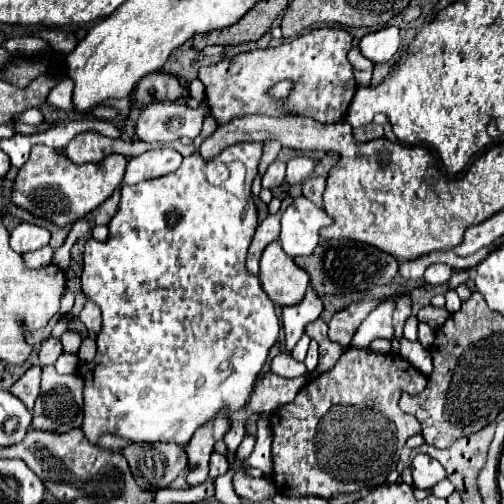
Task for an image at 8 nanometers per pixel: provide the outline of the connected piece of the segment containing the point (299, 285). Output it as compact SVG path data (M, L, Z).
M277 241L267 245L263 251L259 281L267 297L281 307L299 303L309 287L307 273L303 273L287 253L283 253Z

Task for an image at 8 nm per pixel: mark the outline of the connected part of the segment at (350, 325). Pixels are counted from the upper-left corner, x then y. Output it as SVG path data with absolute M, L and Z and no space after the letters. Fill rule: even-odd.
M365 299L365 301L359 301L359 303L353 303L349 305L347 309L339 311L331 321L329 321L329 339L347 347L351 343L351 337L353 333L357 331L359 323L379 306L377 301L371 301L371 299Z

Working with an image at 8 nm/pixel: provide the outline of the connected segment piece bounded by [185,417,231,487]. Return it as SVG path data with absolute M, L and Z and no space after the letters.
M217 417L215 421L209 421L195 431L195 435L185 447L185 453L189 457L189 471L185 479L189 487L195 487L209 477L209 457L213 453L215 443L225 437L229 427L231 425L225 417Z

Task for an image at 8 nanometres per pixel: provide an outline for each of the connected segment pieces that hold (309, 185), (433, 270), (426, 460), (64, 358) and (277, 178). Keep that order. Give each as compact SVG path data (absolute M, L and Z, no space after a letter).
M313 175L313 177L309 177L307 181L303 181L303 195L305 195L309 201L313 201L317 207L321 207L323 191L325 191L325 177Z
M437 263L437 265L427 267L427 271L425 271L425 277L423 277L423 279L425 279L429 285L445 285L445 283L449 281L451 273L453 273L453 269L451 269L449 265Z
M423 453L415 455L415 459L411 463L411 471L413 471L415 487L419 487L419 489L431 489L433 485L437 485L439 481L445 479L443 465Z
M63 353L57 361L55 361L55 369L65 375L65 373L75 373L77 371L77 365L79 365L79 357L77 355L67 355Z
M273 161L267 169L267 173L263 175L263 187L265 189L273 189L279 187L285 179L285 163L283 161Z

